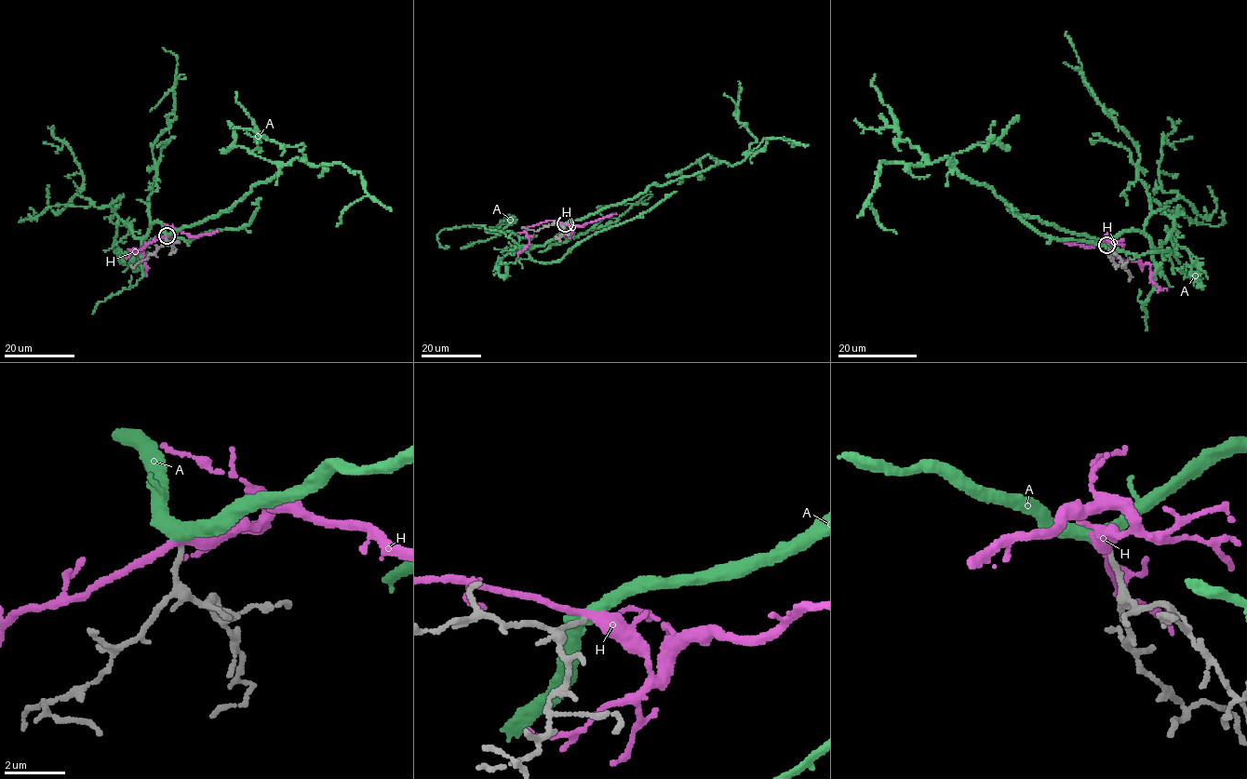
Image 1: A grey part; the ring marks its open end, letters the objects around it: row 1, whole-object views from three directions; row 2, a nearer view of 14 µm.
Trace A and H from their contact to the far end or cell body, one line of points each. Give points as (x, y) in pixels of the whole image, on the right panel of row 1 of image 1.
A: (1106, 244), (1019, 216), (989, 188), (952, 167), (948, 157), (879, 161), (868, 199), (878, 223), (896, 233)
H: (1106, 244), (1107, 250), (1122, 260), (1149, 263), (1152, 283), (1161, 290), (1167, 289)

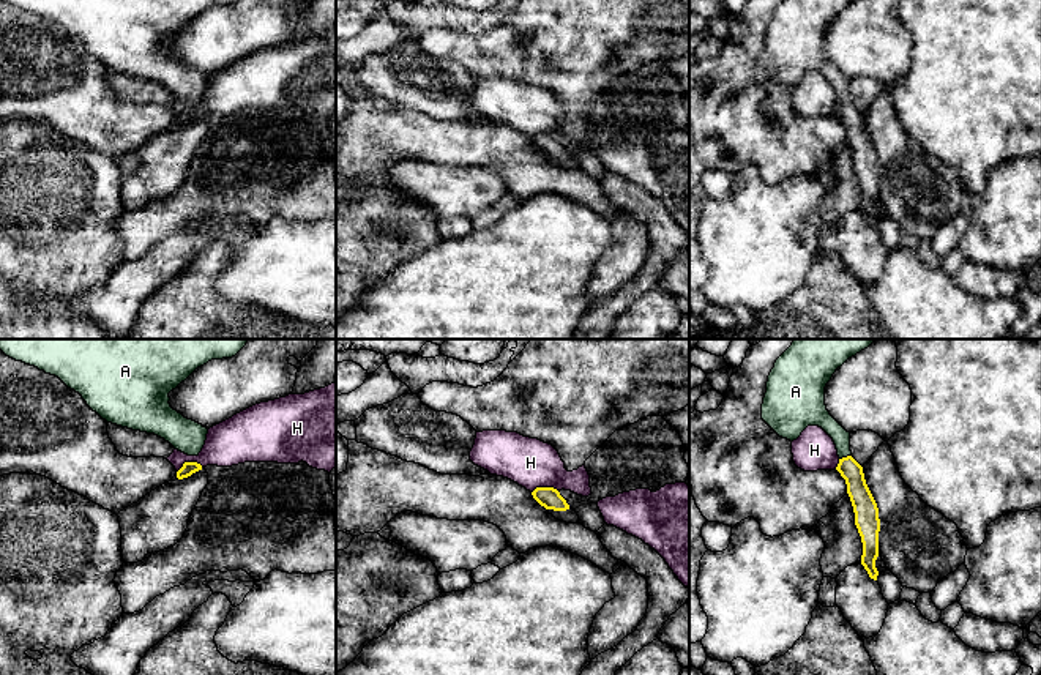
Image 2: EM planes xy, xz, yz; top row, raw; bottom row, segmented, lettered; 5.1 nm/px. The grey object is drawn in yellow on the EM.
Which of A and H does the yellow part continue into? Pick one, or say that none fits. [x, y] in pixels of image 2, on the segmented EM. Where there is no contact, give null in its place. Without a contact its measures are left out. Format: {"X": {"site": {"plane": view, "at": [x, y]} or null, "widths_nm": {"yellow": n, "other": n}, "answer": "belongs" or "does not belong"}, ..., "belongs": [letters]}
{"A": {"site": {"plane": "yz", "at": [844, 458]}, "widths_nm": {"yellow": 120, "other": 100}, "answer": "belongs"}, "H": {"site": {"plane": "xy", "at": [188, 462]}, "widths_nm": {"yellow": 70, "other": 240}, "answer": "does not belong"}, "belongs": ["A"]}

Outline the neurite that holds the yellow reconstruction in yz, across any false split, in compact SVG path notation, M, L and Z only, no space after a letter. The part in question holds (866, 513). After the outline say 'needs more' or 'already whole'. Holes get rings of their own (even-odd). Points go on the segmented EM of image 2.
M795 339L776 360L767 382L762 420L782 438L797 440L808 426L822 427L834 442L855 525L861 536L861 565L877 580L880 519L863 467L850 456L850 432L826 410L825 386L838 367L874 339Z; needs more

